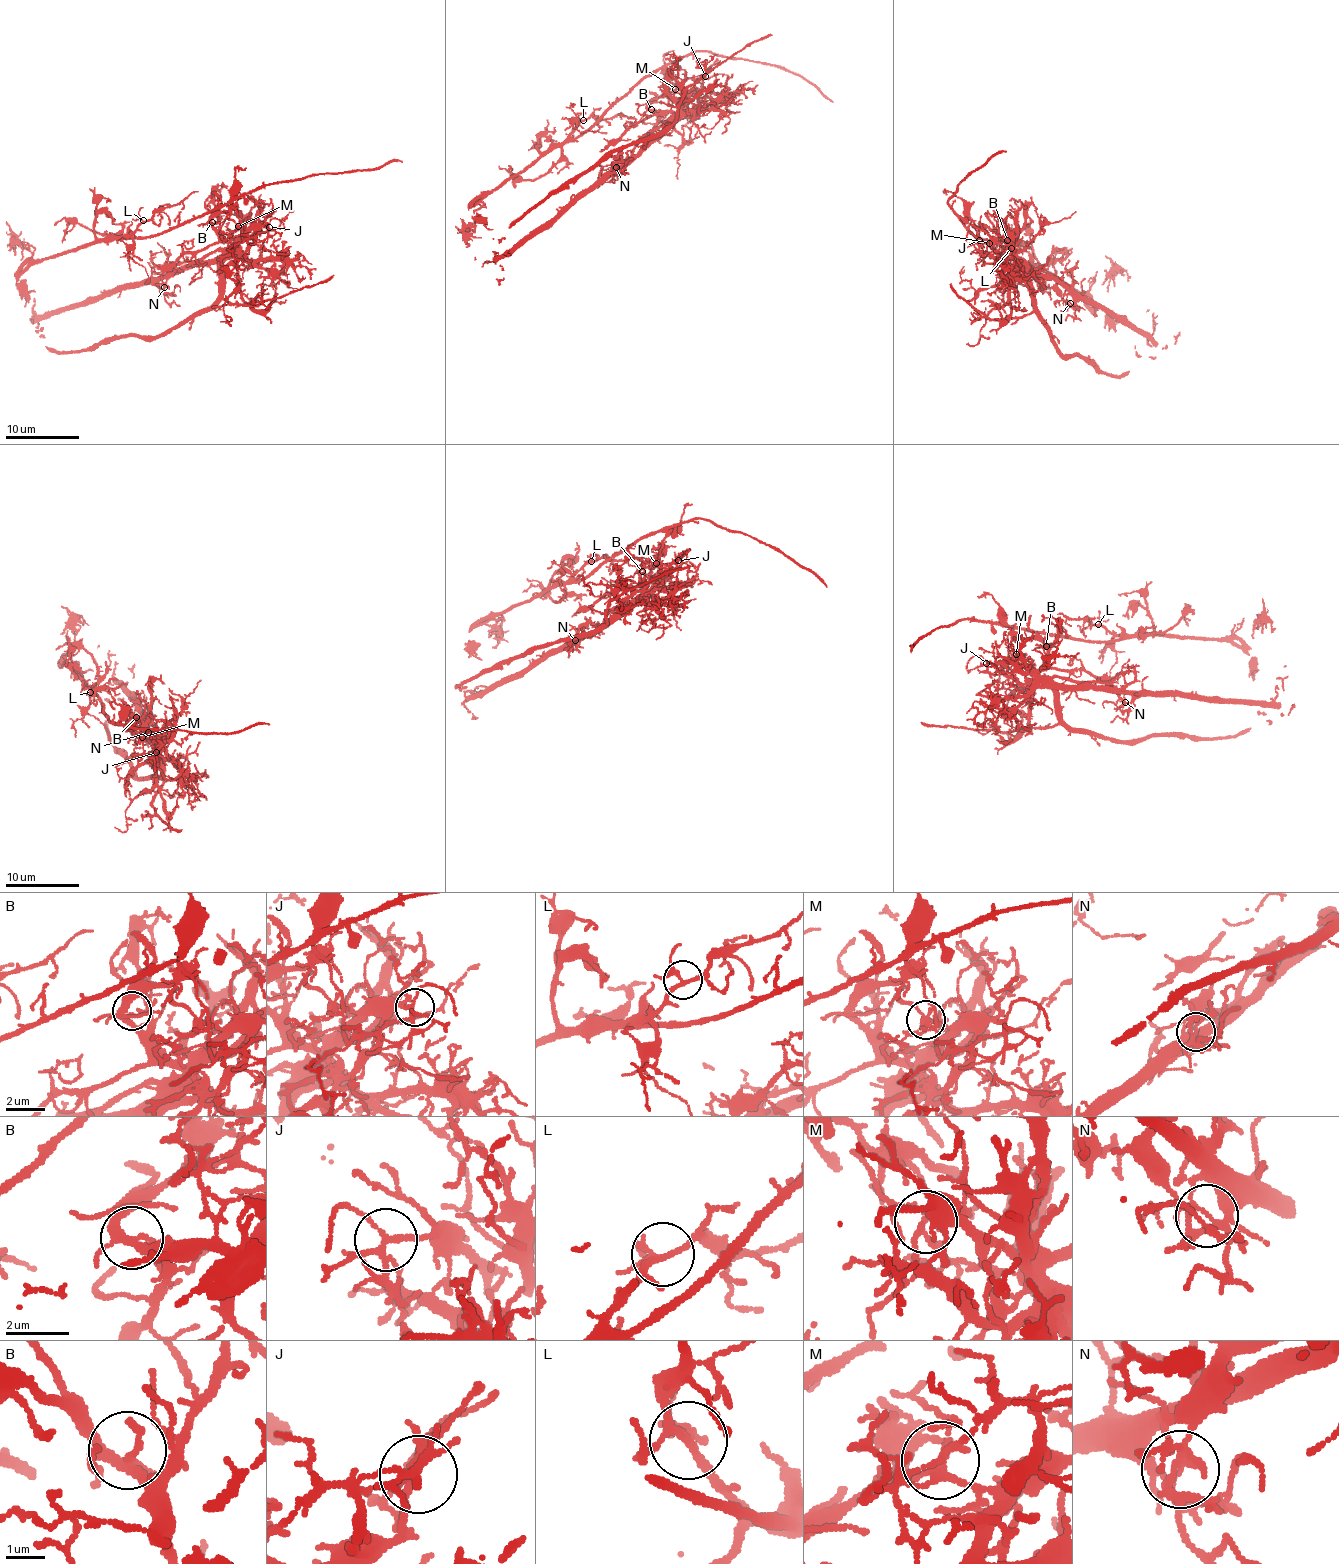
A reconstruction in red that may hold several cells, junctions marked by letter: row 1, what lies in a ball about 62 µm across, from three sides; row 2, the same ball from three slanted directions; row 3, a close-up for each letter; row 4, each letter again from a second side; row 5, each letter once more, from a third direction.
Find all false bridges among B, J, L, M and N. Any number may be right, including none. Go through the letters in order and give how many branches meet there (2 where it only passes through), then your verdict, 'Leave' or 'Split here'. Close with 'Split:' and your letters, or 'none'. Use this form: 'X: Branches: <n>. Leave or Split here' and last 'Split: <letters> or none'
B: Branches: 5. Leave
J: Branches: 6. Leave
L: Branches: 4. Leave
M: Branches: 5. Split here
N: Branches: 7. Split here
Split: M, N

